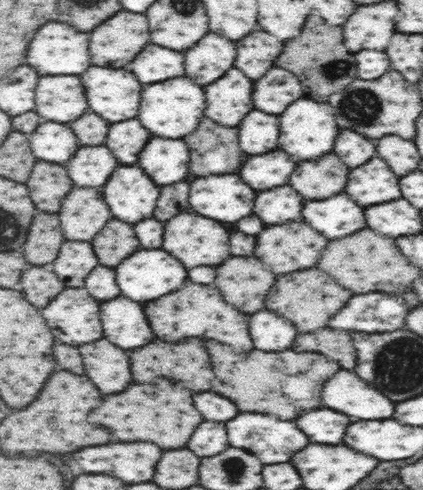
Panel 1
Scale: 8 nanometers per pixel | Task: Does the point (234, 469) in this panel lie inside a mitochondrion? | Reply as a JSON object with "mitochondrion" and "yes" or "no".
{"mitochondrion":"yes"}

